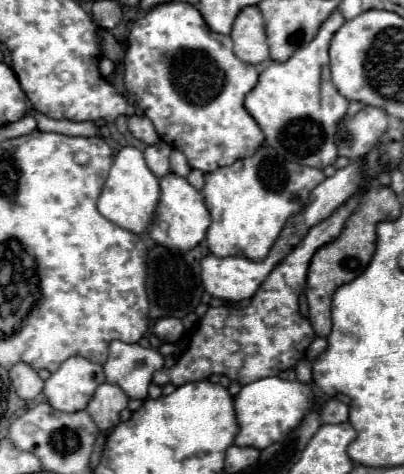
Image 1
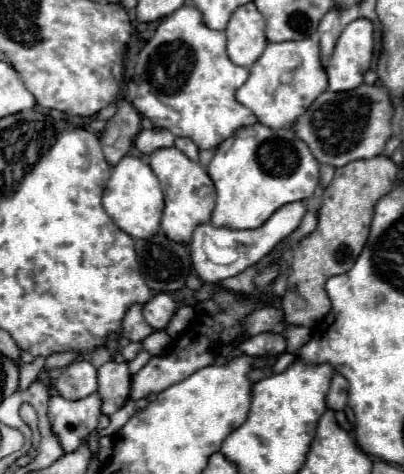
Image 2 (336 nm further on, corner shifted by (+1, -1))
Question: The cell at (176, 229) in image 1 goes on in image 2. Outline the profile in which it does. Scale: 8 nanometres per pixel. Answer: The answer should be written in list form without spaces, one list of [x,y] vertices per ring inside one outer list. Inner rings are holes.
[[[176,147],[168,149],[156,149],[150,155],[150,167],[154,175],[160,181],[162,193],[164,193],[164,213],[162,213],[162,231],[166,237],[178,243],[190,243],[190,237],[198,225],[210,223],[212,209],[214,209],[214,197],[216,189],[214,183],[210,181],[208,173],[200,163],[190,161],[184,153],[180,153]]]

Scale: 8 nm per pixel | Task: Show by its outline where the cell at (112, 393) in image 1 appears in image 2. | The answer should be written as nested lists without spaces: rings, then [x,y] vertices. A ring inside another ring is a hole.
[[[104,363],[98,369],[98,395],[102,399],[102,413],[116,413],[128,399],[130,393],[130,373],[126,363]]]

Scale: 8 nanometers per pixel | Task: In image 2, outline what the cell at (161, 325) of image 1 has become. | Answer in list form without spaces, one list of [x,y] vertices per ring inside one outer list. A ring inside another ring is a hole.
[[[158,293],[154,295],[142,309],[146,323],[152,329],[166,329],[166,325],[170,323],[172,315],[176,313],[176,303],[168,293]]]

